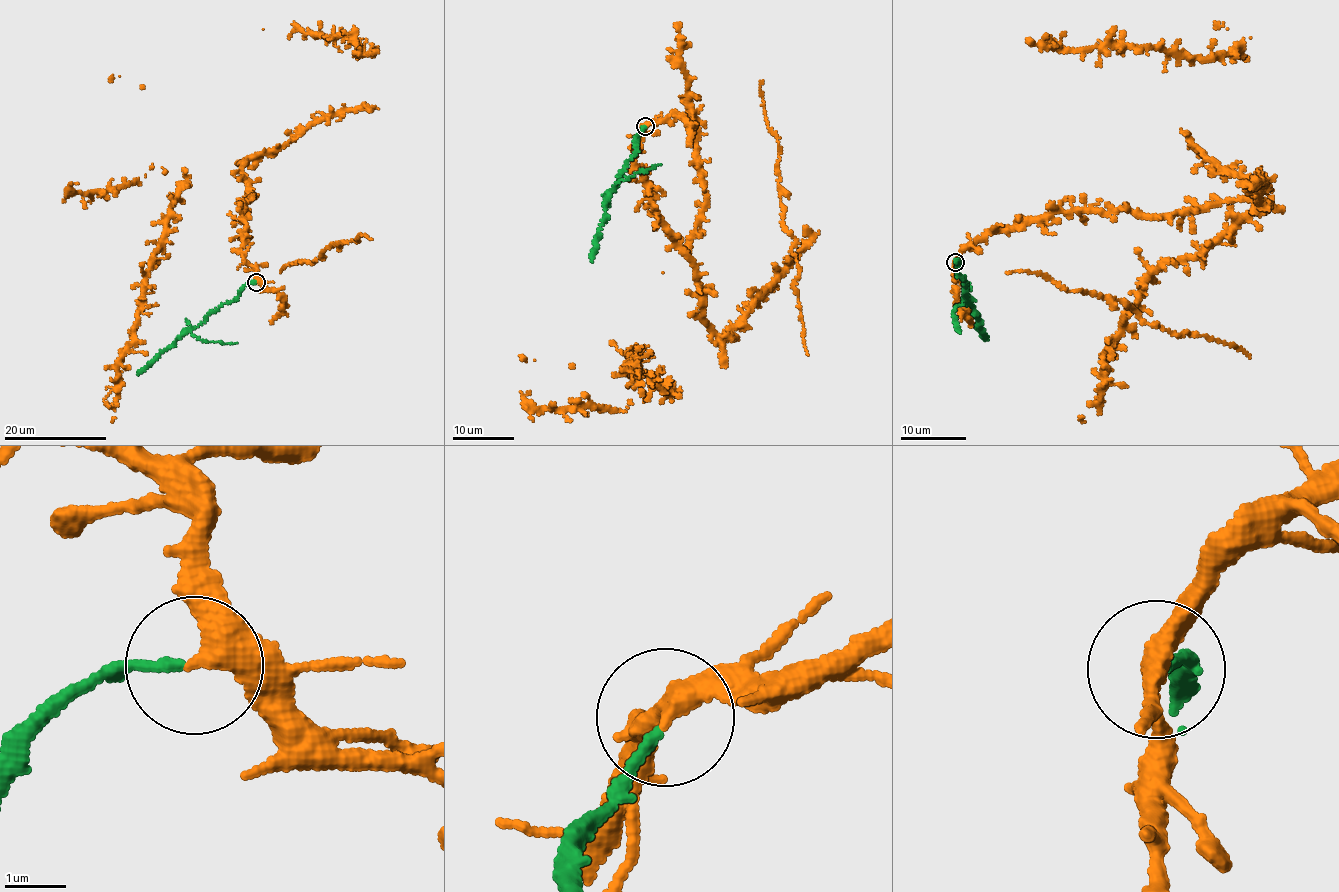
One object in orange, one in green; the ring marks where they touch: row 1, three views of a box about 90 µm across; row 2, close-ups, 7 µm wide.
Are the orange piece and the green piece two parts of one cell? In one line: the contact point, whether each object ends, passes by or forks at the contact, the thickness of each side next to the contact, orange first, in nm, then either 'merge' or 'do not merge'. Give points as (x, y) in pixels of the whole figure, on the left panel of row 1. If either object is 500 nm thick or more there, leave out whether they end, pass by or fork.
at (256, 282); orange passes by; green ends there; 360 nm thick on the orange side, 150 nm on the other; do not merge

